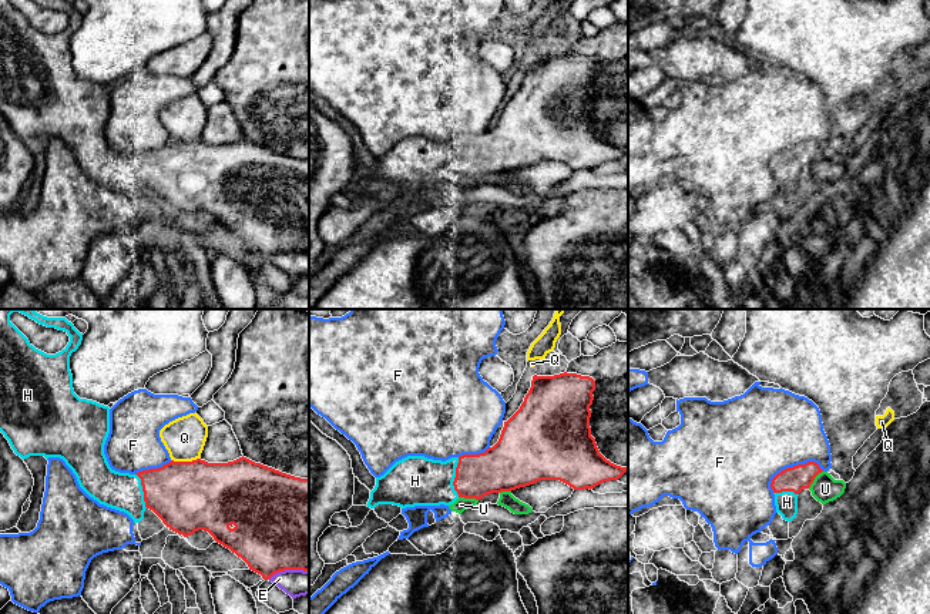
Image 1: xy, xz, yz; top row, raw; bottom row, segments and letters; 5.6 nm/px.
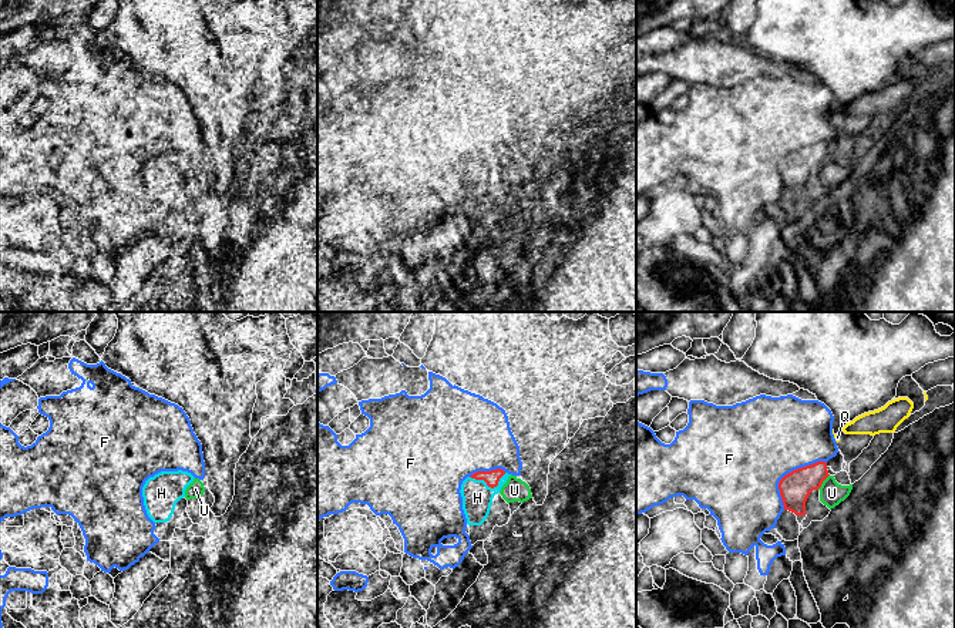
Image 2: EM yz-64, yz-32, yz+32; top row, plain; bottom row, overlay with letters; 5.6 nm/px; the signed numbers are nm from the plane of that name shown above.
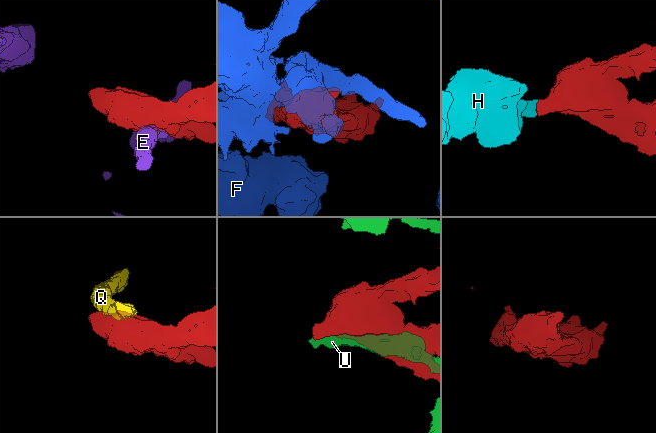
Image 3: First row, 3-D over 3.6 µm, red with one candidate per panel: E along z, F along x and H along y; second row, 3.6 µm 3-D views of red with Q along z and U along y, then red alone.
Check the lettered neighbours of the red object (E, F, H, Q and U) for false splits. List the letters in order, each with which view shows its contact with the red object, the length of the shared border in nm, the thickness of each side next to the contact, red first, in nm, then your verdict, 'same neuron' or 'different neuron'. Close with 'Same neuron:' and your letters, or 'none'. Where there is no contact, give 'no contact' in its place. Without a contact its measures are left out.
E: meets red in xy; contact 240 nm long; 500 nm thick on the red side, 150 nm on the other; different neuron
F: meets red in yz; contact 320 nm long; 150 nm thick on the red side, 480 nm on the other; different neuron
H: meets red in xz; contact 220 nm long; 240 nm thick on the red side, 280 nm on the other; same neuron
Q: meets red in xy; contact 160 nm long; 400 nm thick on the red side, 240 nm on the other; different neuron
U: meets red in xz; contact 110 nm long; 260 nm thick on the red side, 80 nm on the other; different neuron
Same neuron: H

